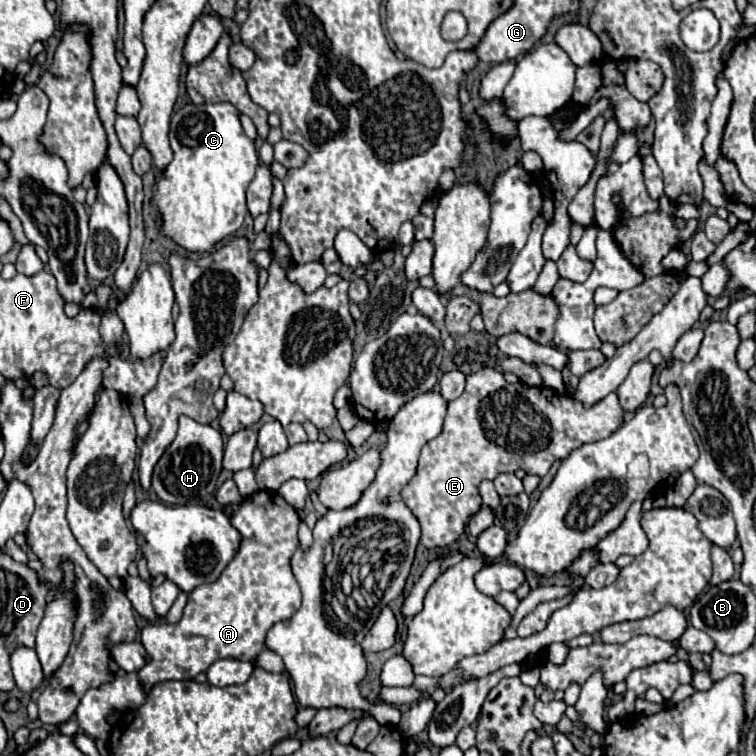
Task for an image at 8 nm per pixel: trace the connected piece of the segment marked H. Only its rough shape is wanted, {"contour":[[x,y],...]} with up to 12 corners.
{"contour":[[182,415],[152,471],[168,505],[208,501],[222,471],[220,431]]}

